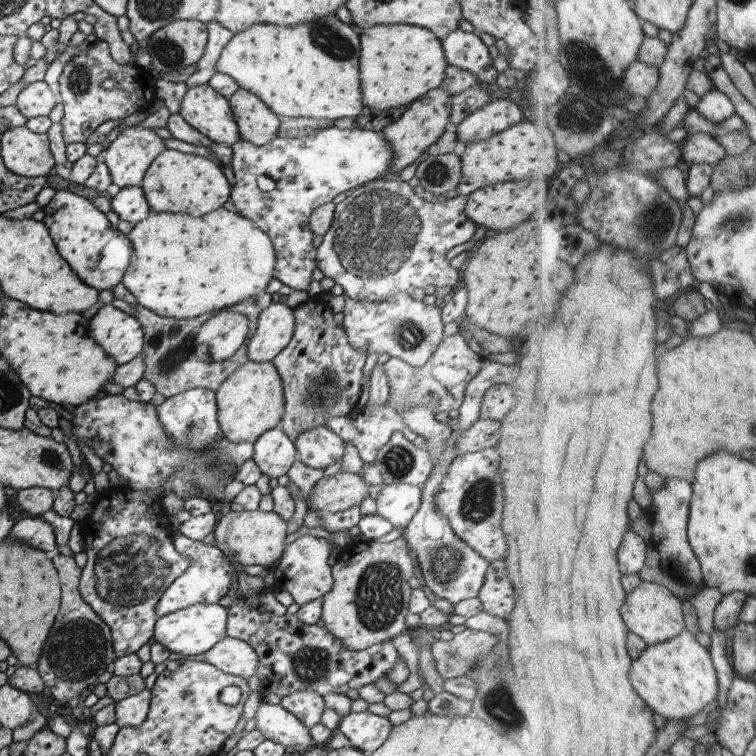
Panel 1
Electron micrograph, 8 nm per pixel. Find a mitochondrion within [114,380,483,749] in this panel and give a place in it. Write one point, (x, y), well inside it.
(379, 594)

